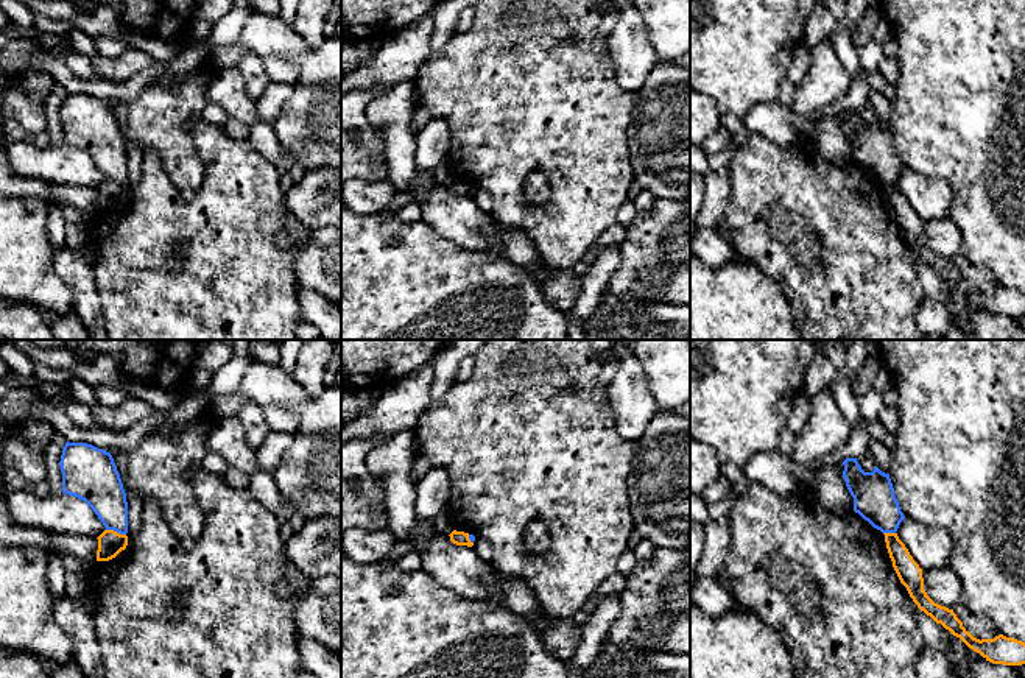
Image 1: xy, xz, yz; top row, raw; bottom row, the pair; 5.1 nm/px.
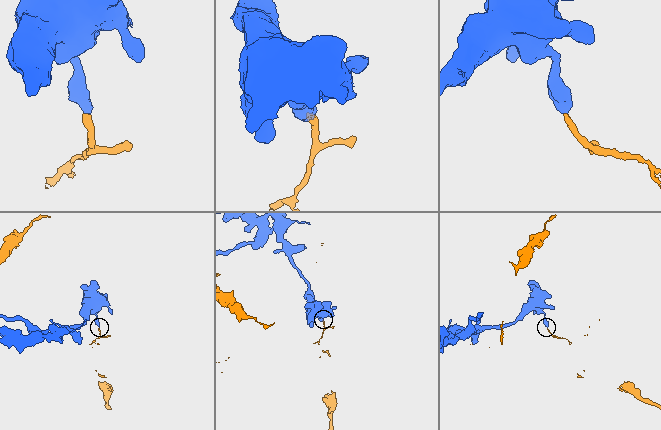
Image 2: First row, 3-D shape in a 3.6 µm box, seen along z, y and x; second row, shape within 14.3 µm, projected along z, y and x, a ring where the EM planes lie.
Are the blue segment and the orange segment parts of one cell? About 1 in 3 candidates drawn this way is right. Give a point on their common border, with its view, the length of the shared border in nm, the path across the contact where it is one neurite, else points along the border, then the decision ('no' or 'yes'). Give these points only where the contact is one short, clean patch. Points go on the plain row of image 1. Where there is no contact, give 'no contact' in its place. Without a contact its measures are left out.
meets blue in xy at (116, 181); contact 110 nm long; border along xy (106, 180), (125, 186); no

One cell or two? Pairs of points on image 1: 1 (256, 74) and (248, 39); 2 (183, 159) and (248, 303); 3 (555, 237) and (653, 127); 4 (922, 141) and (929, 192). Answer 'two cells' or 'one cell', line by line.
1: two cells
2: two cells
3: two cells
4: two cells

